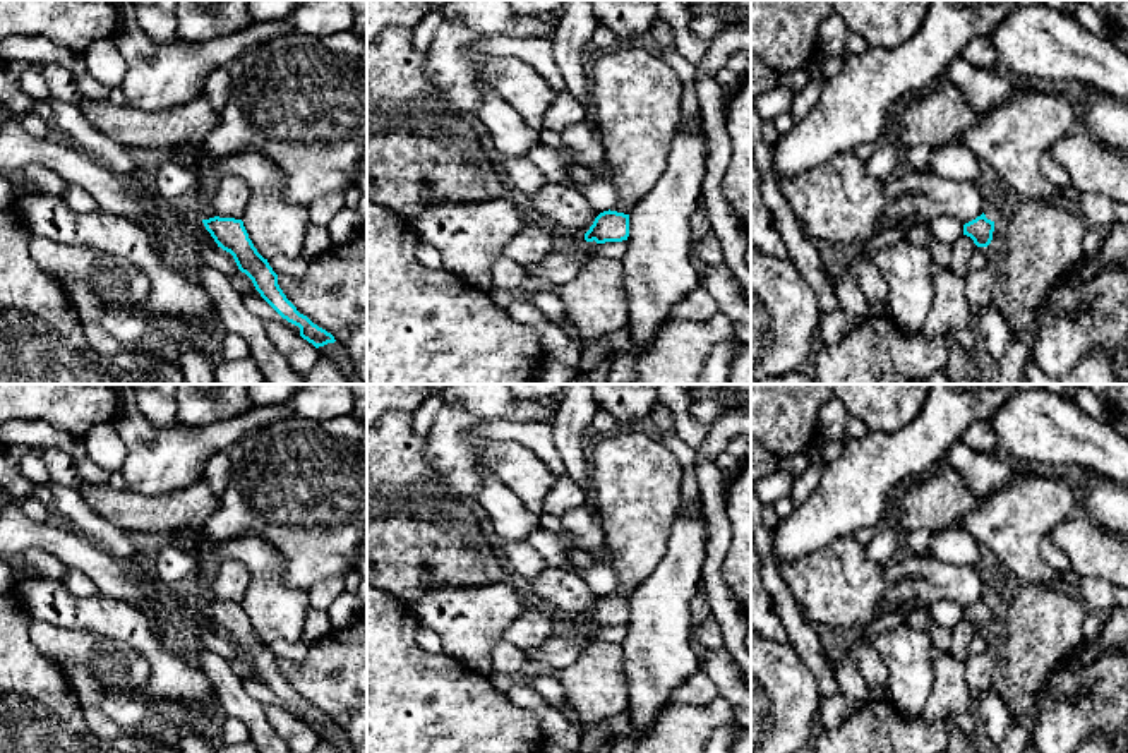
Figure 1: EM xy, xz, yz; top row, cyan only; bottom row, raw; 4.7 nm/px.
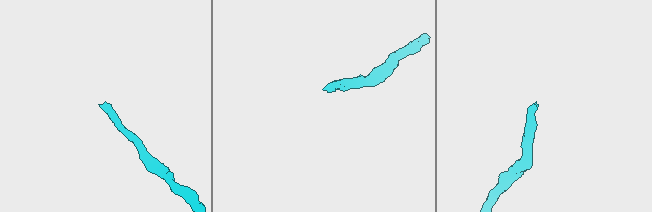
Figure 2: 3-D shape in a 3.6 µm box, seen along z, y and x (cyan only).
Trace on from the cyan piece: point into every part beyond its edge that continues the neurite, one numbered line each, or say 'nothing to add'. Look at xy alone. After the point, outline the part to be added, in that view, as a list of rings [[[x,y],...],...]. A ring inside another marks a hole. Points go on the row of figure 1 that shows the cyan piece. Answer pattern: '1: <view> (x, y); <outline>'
1: xy (203, 189); [[[202,168],[201,182],[199,182],[197,187],[194,189],[192,196],[187,199],[190,209],[194,209],[194,211],[201,216],[201,220],[209,220],[209,218],[213,218],[211,214],[206,213],[206,209],[204,209],[204,206],[202,206],[204,201],[206,201],[206,197],[207,197],[209,192],[211,192],[213,184],[214,184],[214,182],[204,175],[204,168]]]

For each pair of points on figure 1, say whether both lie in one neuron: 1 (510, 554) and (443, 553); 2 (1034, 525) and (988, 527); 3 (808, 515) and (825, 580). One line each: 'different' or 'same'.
1: different
2: same
3: different

